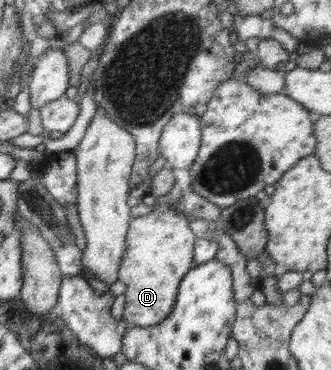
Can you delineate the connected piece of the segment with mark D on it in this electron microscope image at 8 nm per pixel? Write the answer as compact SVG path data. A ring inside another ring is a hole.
M172 207L130 220L127 250L118 270L118 280L125 284L123 320L131 326L150 327L169 316L180 282L187 271L196 266L193 260L196 240L187 216Z

